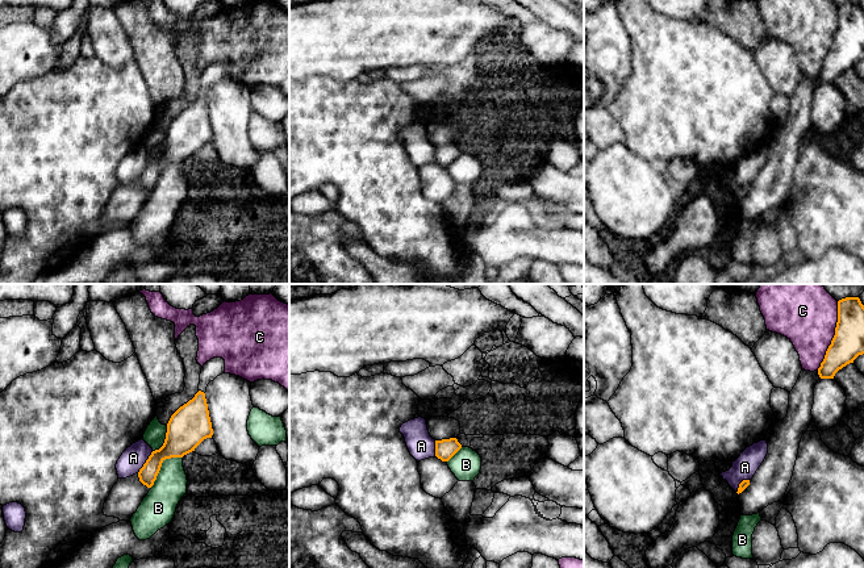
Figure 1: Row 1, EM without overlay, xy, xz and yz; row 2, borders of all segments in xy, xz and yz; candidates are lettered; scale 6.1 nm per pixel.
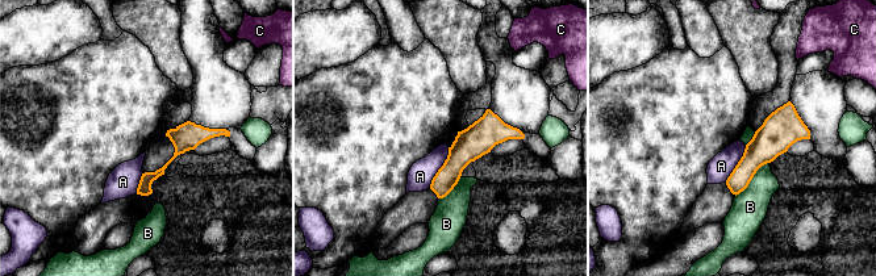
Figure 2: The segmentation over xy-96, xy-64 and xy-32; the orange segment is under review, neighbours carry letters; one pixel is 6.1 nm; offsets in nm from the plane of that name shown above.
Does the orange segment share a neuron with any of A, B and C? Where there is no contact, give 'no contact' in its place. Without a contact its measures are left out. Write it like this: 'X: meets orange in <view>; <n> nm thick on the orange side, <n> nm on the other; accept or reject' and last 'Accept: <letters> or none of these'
A: meets orange in xy; 190 nm thick on the orange side, 150 nm on the other; reject
B: meets orange in xy; 220 nm thick on the orange side, 200 nm on the other; reject
C: meets orange in yz; 190 nm thick on the orange side, 380 nm on the other; reject
Accept: none of these

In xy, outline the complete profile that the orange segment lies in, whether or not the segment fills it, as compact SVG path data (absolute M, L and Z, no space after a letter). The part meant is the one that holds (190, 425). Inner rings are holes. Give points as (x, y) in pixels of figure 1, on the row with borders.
M199 390L192 400L171 415L164 443L159 450L151 452L139 469L139 481L151 488L166 459L183 458L212 435L213 429L205 393Z

